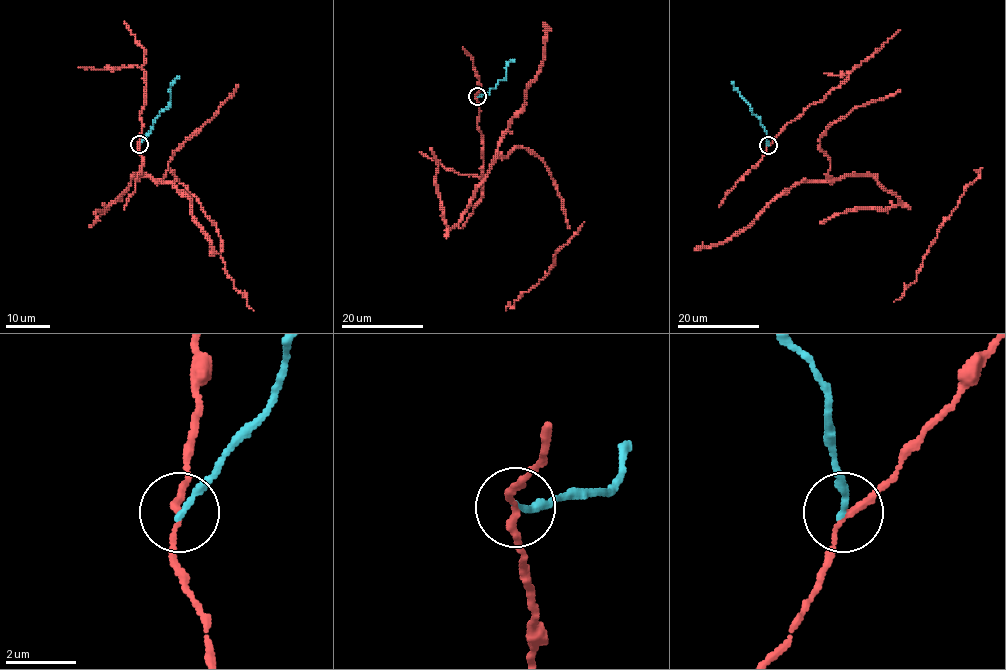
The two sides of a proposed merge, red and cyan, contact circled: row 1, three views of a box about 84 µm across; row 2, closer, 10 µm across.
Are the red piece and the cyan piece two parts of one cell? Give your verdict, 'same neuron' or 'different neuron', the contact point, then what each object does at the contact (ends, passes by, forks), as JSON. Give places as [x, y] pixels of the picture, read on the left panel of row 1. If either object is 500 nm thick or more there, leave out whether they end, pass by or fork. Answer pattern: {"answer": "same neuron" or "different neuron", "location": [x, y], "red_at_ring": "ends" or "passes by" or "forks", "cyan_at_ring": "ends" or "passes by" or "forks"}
{"answer": "different neuron", "location": [139, 144], "red_at_ring": "passes by", "cyan_at_ring": "ends"}

